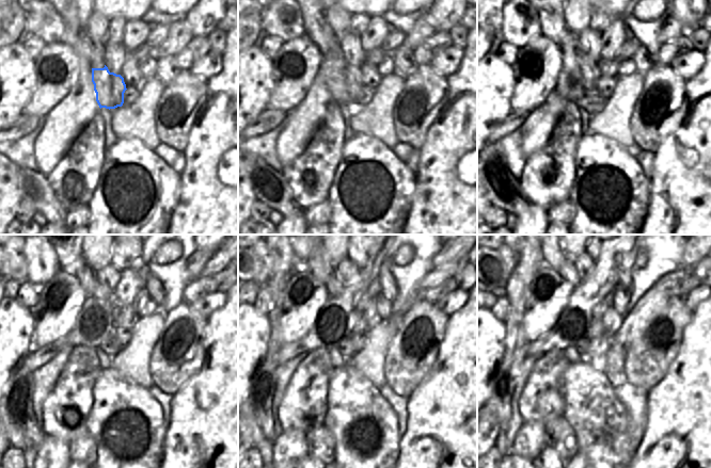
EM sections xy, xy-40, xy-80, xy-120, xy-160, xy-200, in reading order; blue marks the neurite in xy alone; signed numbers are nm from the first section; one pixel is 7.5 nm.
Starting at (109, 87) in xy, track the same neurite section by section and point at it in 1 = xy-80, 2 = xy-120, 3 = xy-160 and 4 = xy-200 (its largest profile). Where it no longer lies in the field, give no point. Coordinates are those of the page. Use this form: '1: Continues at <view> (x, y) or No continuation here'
1: Continues at xy-80 (584, 69)
2: Continues at xy-120 (88, 277)
3: Continues at xy-160 (322, 269)
4: Continues at xy-200 (565, 268).

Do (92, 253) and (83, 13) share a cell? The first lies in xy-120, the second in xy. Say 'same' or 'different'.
different

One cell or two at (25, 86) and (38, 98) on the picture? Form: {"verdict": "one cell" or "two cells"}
{"verdict": "two cells"}

